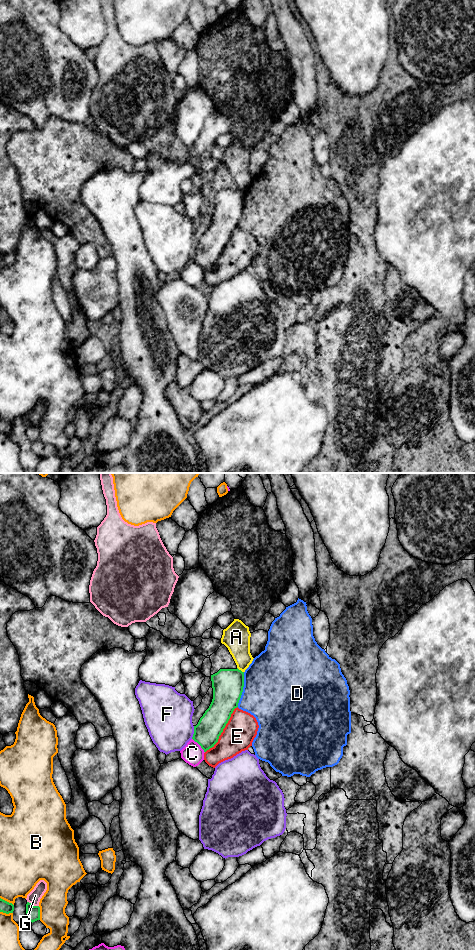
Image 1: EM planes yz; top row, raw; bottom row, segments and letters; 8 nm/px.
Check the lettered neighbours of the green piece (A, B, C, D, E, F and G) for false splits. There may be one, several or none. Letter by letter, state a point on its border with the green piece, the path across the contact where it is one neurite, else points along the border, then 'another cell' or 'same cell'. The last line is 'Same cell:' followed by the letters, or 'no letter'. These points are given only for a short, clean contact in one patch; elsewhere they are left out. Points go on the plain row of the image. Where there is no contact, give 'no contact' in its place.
A: yz (240, 190) | along yz (237, 187), (243, 192) | another cell
B: yz (39, 433) | another cell
C: yz (199, 264) | another cell
D: yz (242, 209) | another cell
E: yz (222, 250) | another cell
F: yz (194, 252) | another cell
G: yz (33, 425) | another cell
Same cell: no letter

